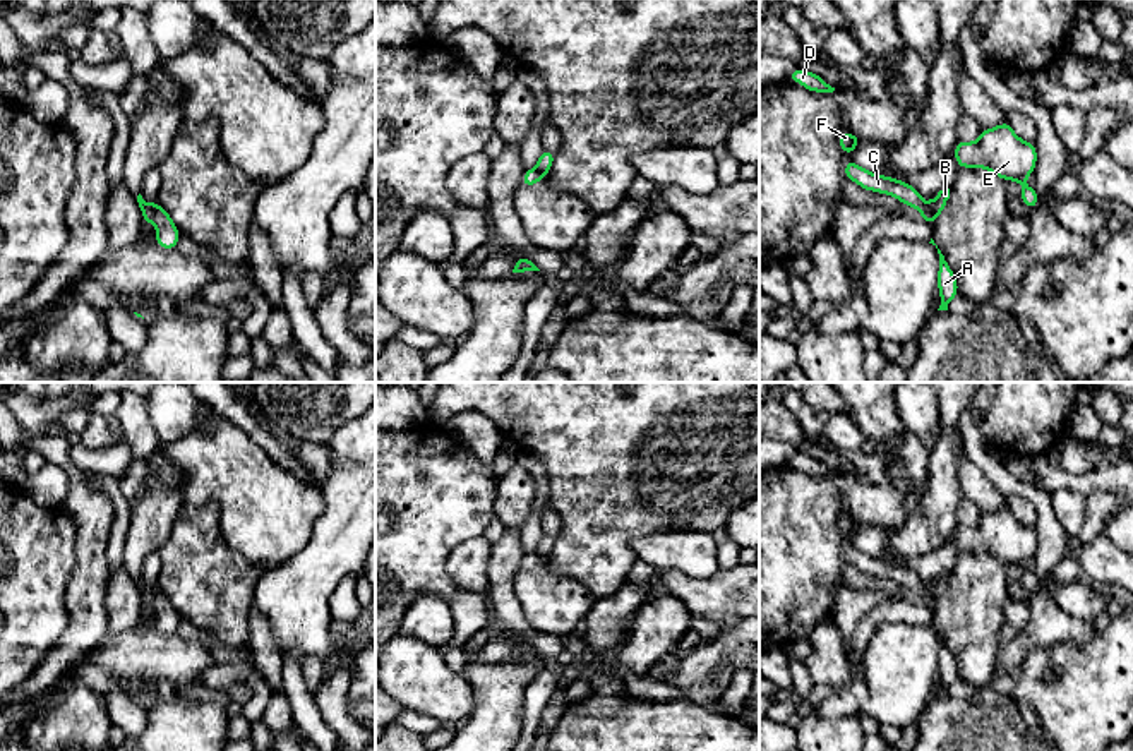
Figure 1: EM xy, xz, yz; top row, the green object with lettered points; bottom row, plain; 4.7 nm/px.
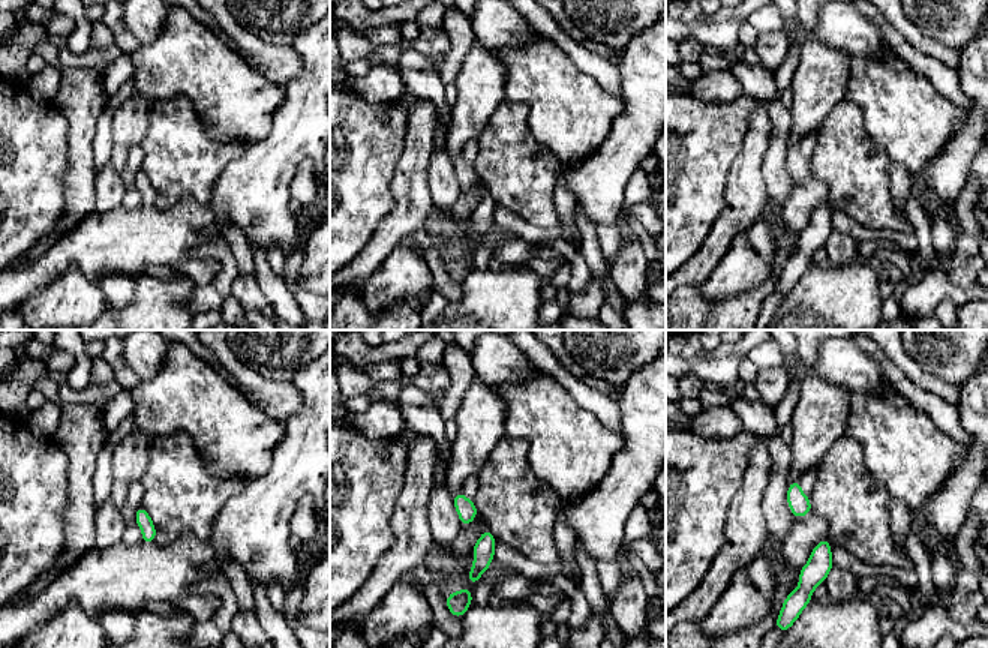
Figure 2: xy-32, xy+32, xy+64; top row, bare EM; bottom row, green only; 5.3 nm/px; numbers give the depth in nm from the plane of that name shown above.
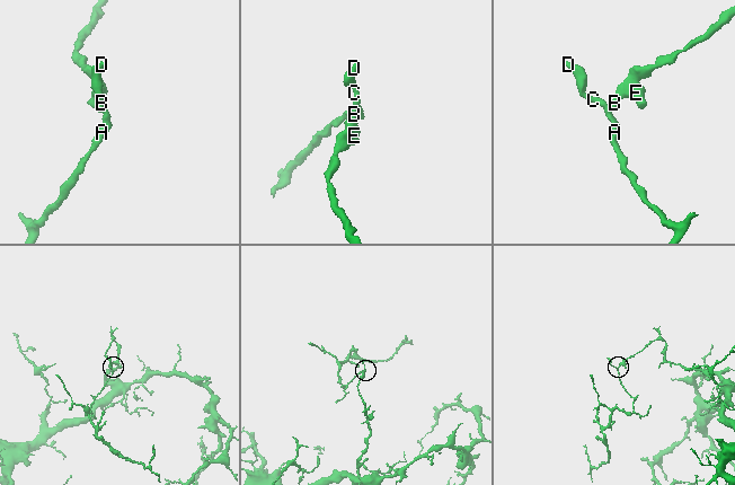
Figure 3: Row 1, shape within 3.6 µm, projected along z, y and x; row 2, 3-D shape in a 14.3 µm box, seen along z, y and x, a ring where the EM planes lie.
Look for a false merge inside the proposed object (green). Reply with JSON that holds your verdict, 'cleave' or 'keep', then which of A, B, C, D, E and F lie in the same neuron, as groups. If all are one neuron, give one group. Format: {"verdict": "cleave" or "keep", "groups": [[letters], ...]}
{"verdict": "cleave", "groups": [["A", "C", "D", "F"], ["B", "E"]]}

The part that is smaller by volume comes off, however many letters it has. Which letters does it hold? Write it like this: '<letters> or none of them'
A, C, D, F

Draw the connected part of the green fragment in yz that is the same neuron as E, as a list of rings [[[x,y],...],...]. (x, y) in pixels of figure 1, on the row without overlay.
[[[1008,504],[994,513],[982,513],[977,526],[958,525],[953,538],[960,552],[991,554],[1003,566],[1016,564],[1022,569],[1020,585],[1032,595],[1039,590],[1039,578],[1025,568],[1037,549],[1037,532],[1022,525]]]

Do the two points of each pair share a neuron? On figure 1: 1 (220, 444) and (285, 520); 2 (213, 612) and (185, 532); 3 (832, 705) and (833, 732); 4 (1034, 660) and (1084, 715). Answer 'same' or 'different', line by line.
1: same
2: same
3: different
4: same

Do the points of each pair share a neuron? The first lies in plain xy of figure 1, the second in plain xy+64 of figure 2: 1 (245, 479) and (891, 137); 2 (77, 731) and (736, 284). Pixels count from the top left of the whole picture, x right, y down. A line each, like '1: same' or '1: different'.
1: same
2: same

